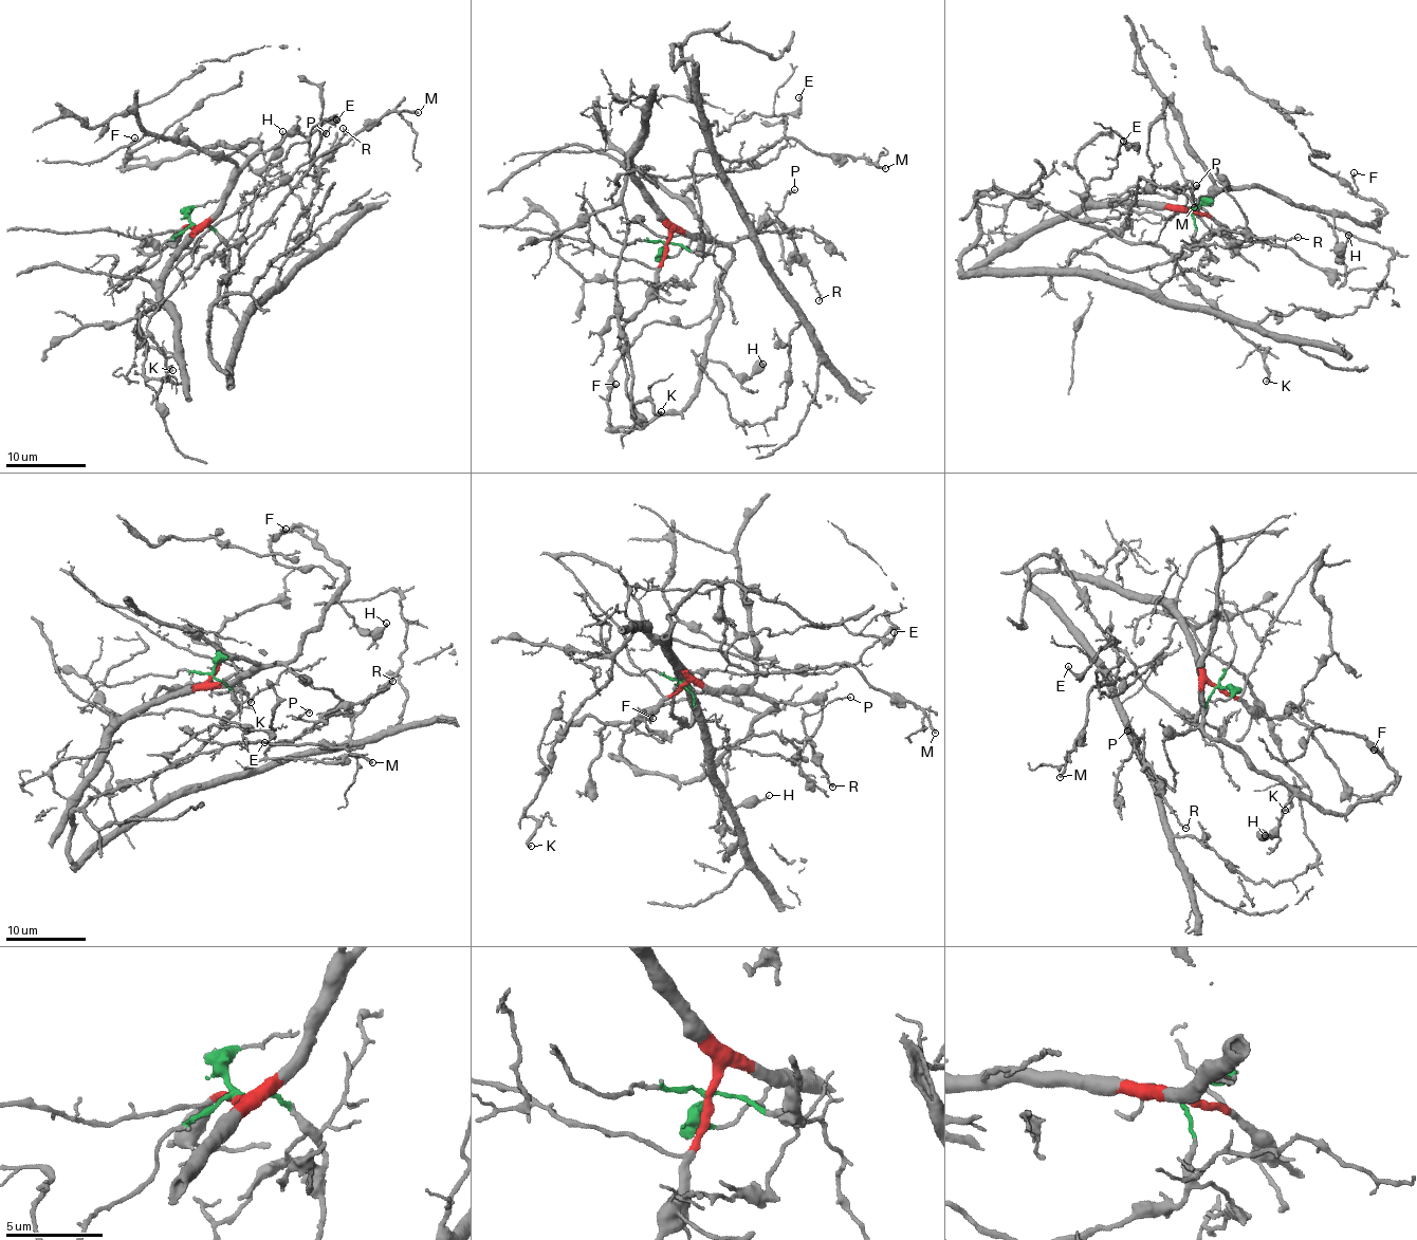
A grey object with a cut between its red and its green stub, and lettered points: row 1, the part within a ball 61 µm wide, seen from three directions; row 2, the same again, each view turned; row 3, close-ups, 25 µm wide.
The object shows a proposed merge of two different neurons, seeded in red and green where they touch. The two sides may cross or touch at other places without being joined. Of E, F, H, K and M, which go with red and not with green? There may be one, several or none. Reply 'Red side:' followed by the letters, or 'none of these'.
Red side: F, H, K

